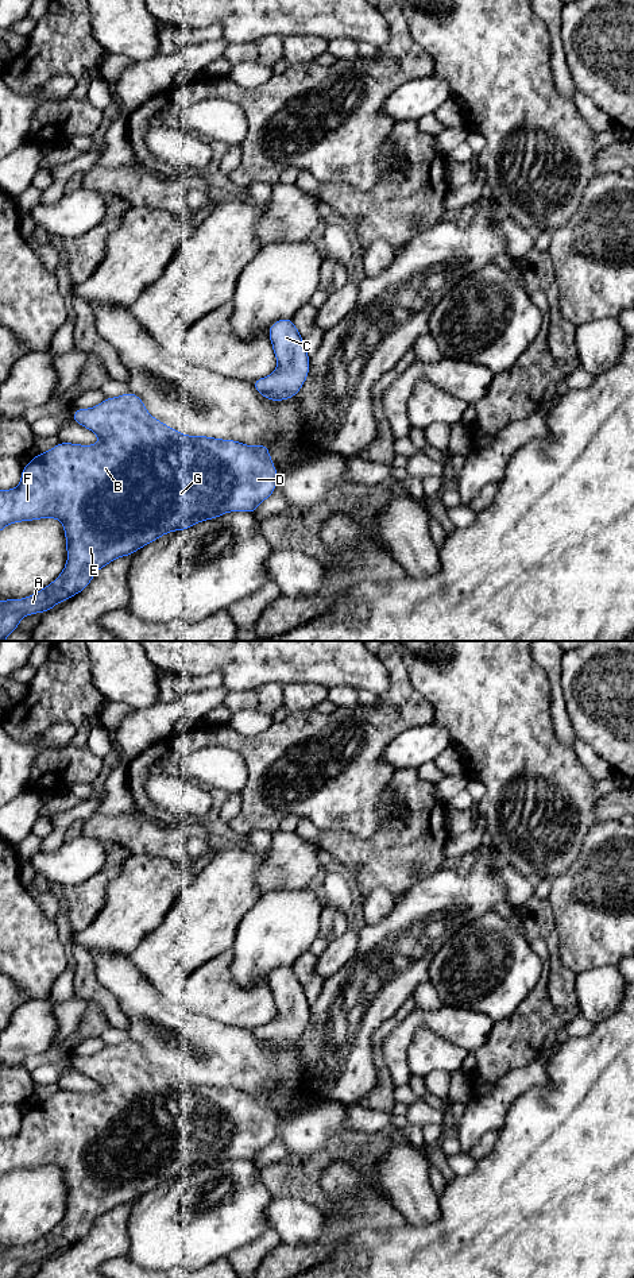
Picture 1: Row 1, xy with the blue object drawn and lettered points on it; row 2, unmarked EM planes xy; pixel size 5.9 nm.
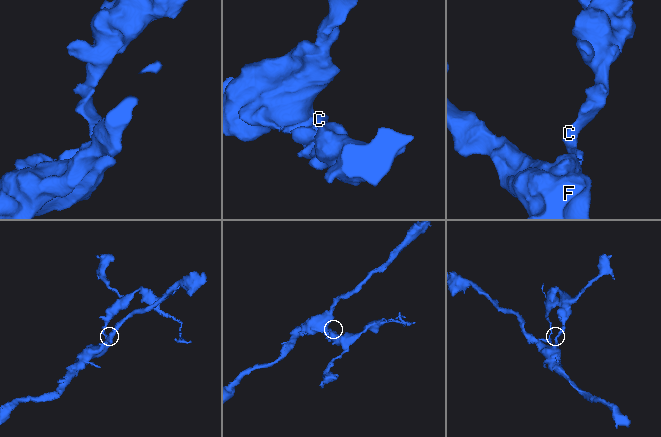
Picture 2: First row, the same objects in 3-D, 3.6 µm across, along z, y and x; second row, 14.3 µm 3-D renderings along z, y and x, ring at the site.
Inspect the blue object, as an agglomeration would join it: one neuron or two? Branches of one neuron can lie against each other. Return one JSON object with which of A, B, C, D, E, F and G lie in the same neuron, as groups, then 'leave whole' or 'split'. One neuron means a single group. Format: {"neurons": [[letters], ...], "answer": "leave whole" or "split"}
{"neurons": [["A", "B", "C", "D", "E", "F", "G"]], "answer": "leave whole"}

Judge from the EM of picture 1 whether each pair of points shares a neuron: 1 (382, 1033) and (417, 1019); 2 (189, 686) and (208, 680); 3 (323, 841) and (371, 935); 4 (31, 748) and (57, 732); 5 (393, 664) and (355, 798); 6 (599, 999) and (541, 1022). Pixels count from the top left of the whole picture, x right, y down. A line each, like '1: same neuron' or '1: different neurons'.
1: different neurons
2: same neuron
3: different neurons
4: same neuron
5: same neuron
6: different neurons

